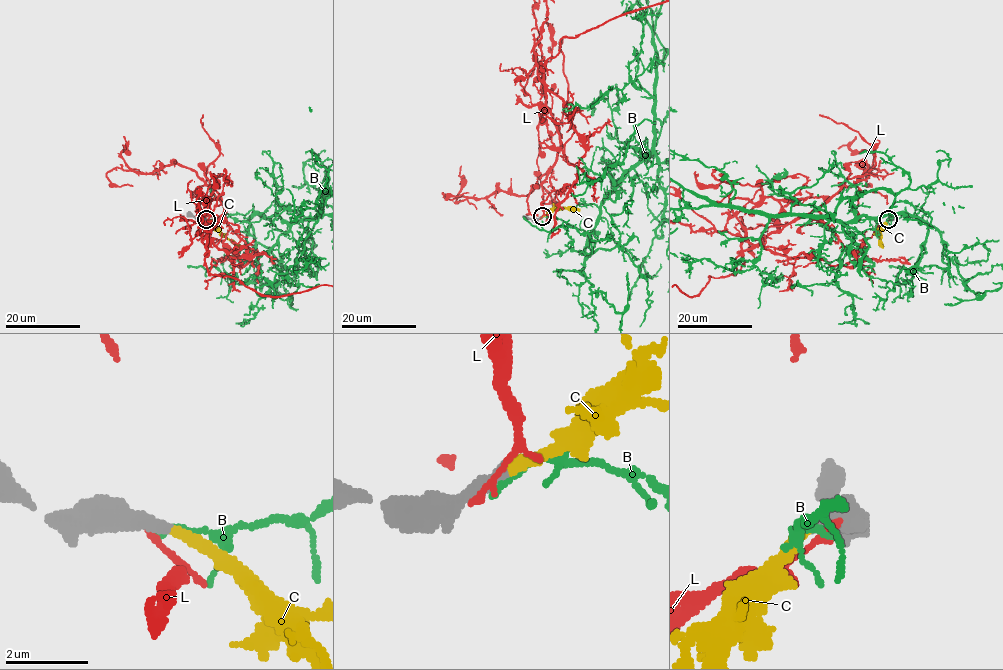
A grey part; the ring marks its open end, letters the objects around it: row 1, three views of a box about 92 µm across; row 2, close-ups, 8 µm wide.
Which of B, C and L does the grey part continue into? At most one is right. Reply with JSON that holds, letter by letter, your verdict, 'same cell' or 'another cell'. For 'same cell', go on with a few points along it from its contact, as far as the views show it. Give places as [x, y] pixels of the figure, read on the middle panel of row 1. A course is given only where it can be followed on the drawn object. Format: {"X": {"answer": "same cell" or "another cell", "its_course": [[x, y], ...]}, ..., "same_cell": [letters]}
{"B": {"answer": "another cell"}, "C": {"answer": "same cell", "its_course": [[542, 216], [556, 208], [579, 211]]}, "L": {"answer": "another cell"}, "same_cell": ["C"]}

